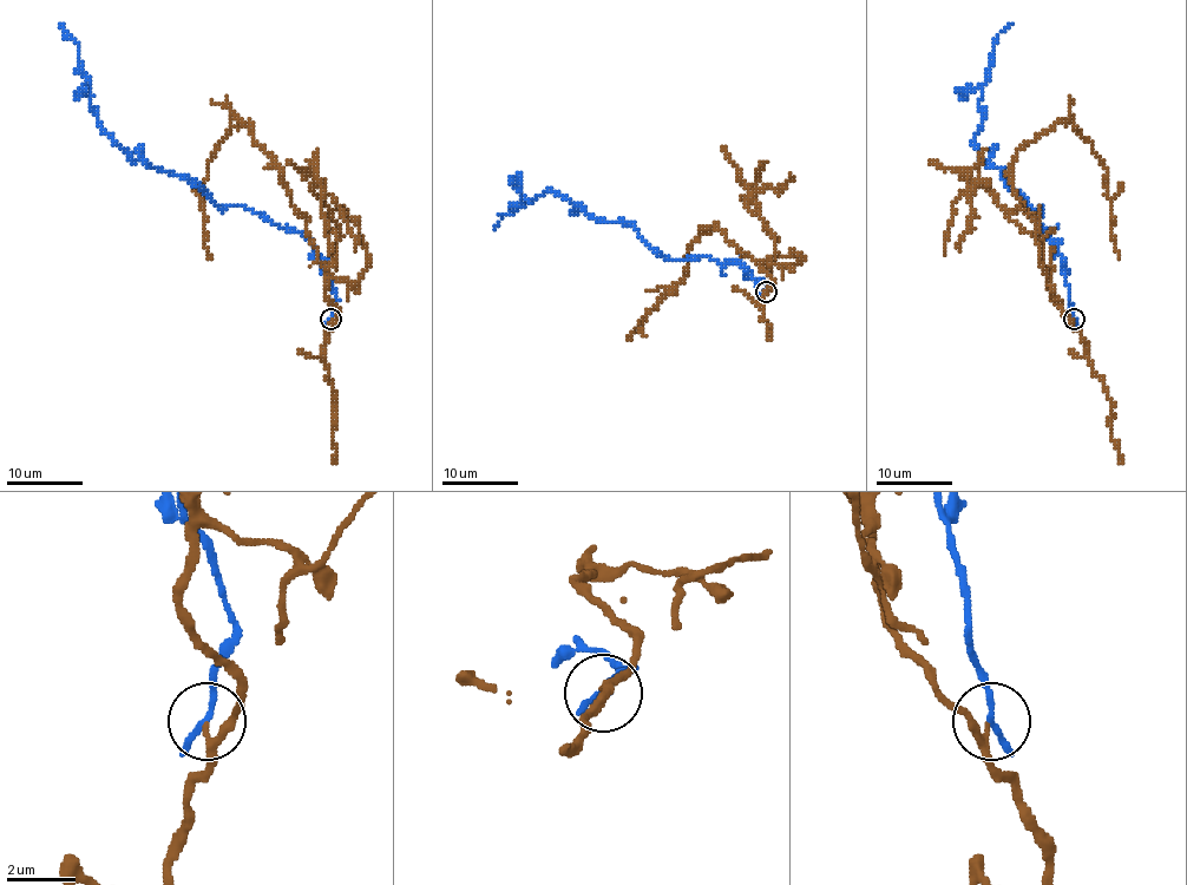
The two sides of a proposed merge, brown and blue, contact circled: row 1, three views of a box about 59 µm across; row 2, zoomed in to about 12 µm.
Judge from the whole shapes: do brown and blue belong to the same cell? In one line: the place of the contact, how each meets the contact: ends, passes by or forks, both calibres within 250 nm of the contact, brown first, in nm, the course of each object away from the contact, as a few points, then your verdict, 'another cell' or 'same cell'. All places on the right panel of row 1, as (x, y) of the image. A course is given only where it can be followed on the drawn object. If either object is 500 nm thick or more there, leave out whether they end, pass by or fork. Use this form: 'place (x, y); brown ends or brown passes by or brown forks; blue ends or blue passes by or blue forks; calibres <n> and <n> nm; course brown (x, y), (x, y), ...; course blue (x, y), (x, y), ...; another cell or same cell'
place (1074, 319); brown passes by; blue passes by; calibres 160 and 150 nm; course brown (1074, 318), (1051, 295), (1034, 217), (1014, 189), (1010, 165), (1070, 112), (1106, 170), (1120, 260); course blue (1074, 318), (1042, 208), (983, 161), (974, 142), (992, 46), (1011, 25); another cell

